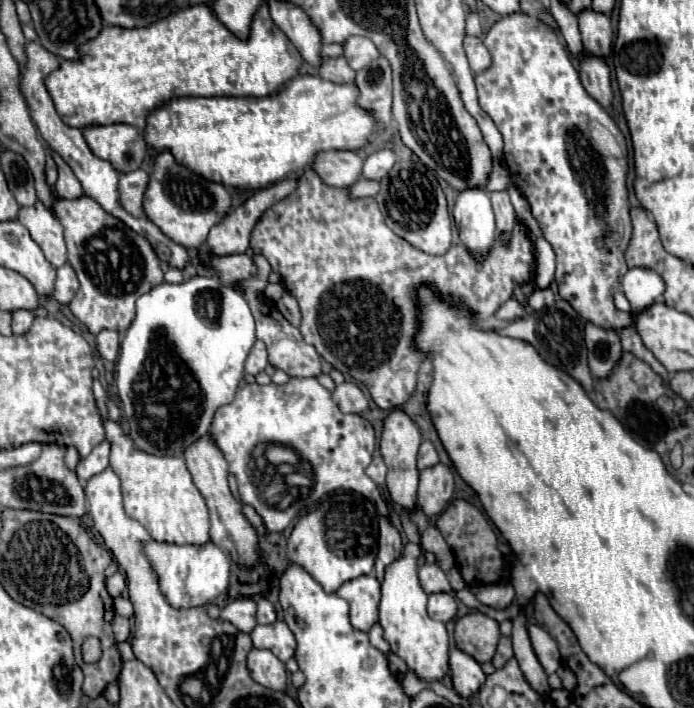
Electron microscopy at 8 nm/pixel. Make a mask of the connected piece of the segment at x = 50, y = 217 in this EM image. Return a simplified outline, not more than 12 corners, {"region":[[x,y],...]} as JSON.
{"region":[[43,204],[21,208],[21,222],[57,270],[67,262],[63,226]]}

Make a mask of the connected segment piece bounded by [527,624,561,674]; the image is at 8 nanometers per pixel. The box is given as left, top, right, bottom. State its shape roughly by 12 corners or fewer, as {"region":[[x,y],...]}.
{"region":[[529,624],[533,652],[545,674],[561,666],[555,640],[539,624]]}

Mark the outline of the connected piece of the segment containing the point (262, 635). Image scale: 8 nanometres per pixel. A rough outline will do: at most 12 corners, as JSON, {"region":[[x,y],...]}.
{"region":[[281,620],[257,624],[253,646],[281,662],[295,654],[295,636]]}

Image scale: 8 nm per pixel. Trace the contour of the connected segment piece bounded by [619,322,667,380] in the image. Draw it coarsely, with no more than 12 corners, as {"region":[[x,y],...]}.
{"region":[[633,322],[621,328],[621,346],[625,352],[651,364],[667,380],[667,370],[643,346]]}

